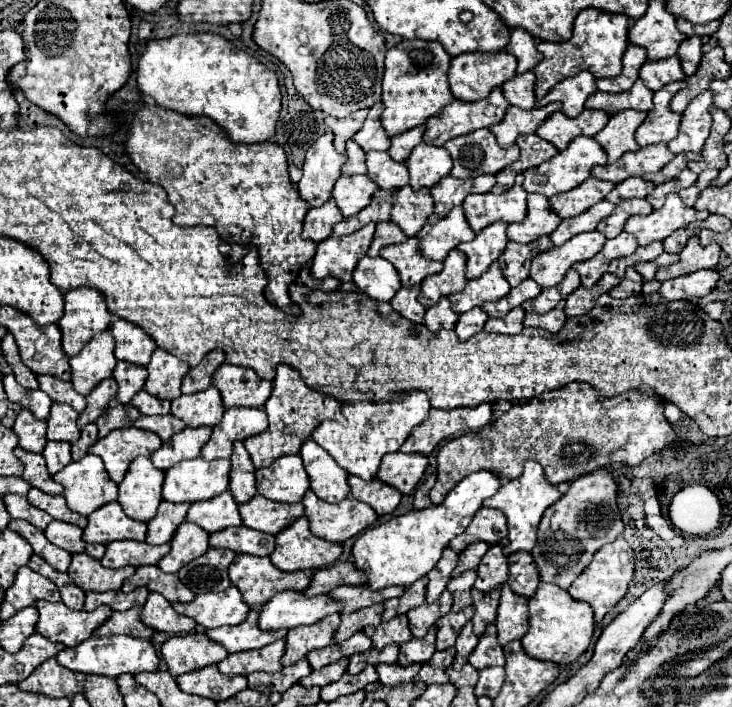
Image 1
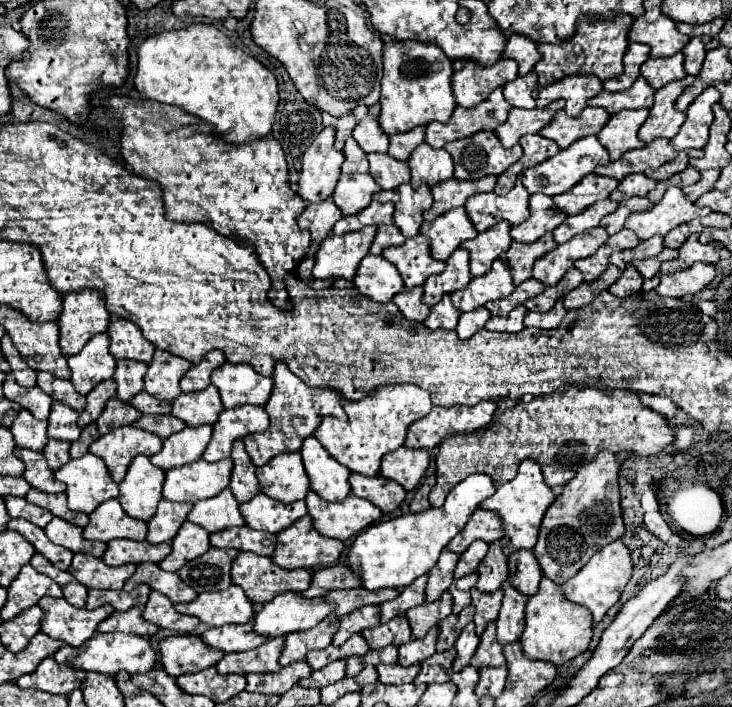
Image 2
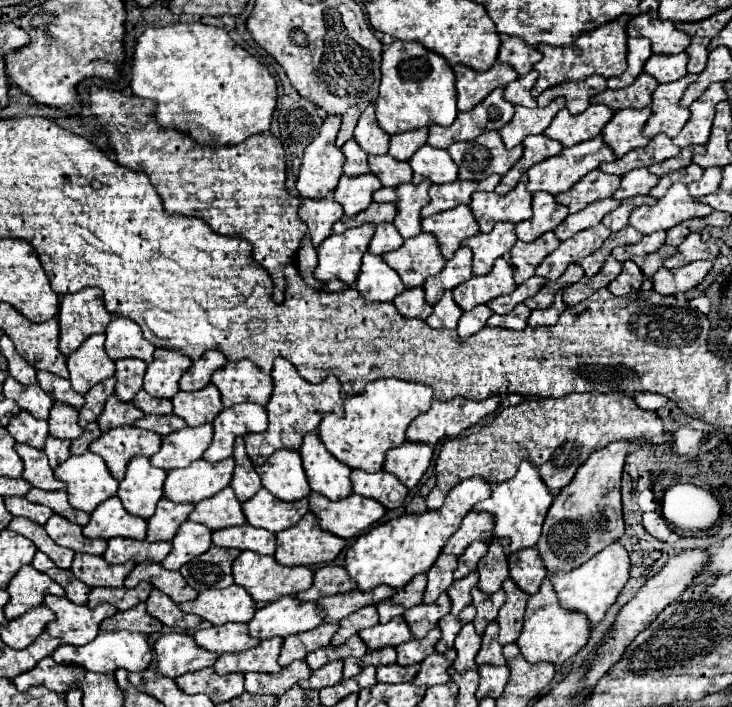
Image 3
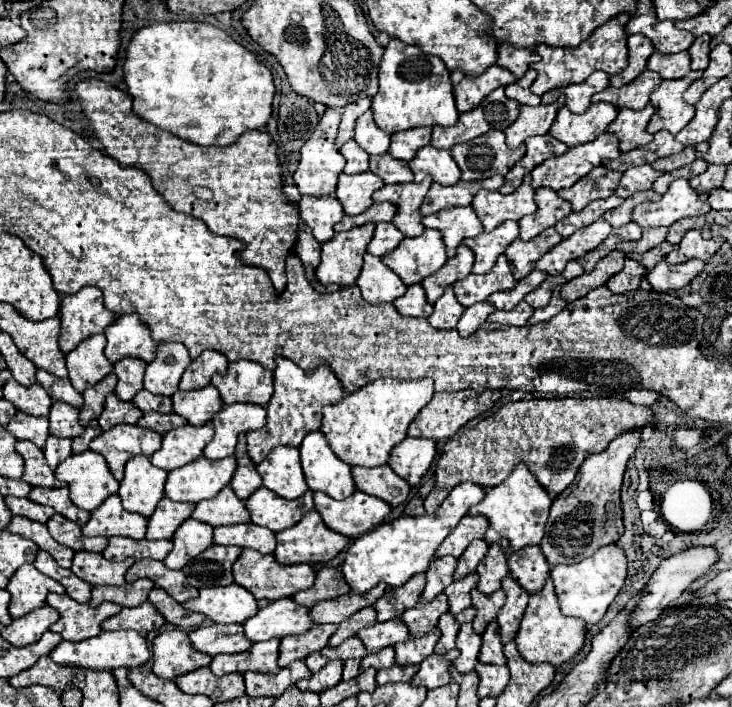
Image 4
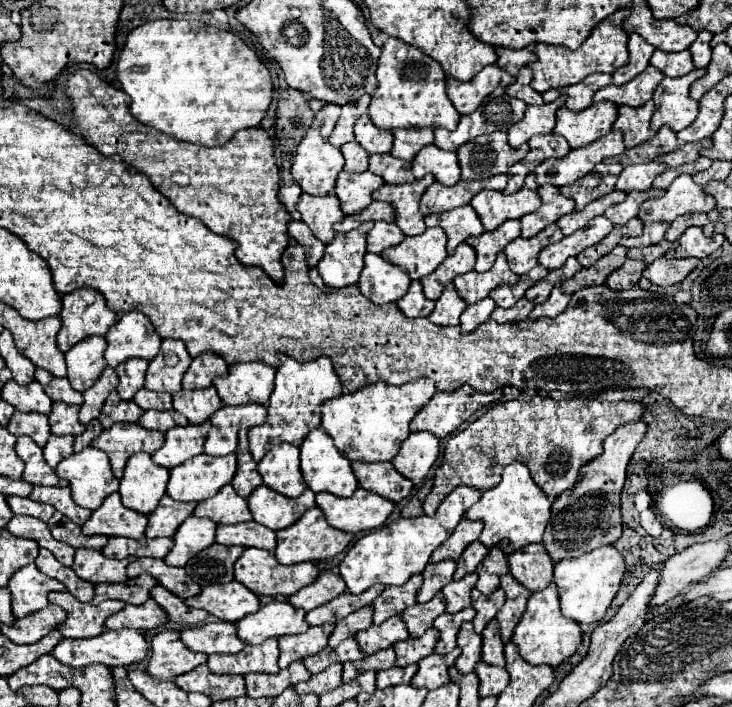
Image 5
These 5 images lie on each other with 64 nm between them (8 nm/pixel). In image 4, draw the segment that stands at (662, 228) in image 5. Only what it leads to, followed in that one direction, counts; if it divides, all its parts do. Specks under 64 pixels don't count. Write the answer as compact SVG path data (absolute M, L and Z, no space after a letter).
M648 228L648 230L644 230L644 234L642 234L642 238L638 242L618 244L616 250L622 250L622 252L630 252L632 250L632 252L642 254L642 252L648 252L648 250L660 246L664 240L666 240L666 228Z

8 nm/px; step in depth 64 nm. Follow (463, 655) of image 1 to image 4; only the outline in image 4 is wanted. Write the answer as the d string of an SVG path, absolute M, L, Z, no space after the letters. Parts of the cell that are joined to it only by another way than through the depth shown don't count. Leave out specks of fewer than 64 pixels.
M462 624L458 638L456 638L456 648L460 650L458 660L454 660L454 668L462 674L472 672L476 662L478 662L478 652L482 646L482 636L478 636L472 628L472 624Z

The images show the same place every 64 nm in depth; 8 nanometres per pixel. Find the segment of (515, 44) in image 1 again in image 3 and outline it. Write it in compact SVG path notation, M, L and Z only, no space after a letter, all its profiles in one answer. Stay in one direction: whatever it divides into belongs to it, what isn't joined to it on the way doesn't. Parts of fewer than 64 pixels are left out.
M504 38L498 54L498 60L514 66L520 76L528 74L540 58L542 56L536 46L526 44L522 38Z

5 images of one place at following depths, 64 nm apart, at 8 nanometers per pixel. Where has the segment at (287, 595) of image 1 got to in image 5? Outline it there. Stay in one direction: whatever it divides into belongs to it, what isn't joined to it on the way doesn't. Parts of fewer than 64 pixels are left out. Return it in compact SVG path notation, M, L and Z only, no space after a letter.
M276 598L238 622L238 636L246 644L260 644L274 636L302 634L308 626L306 612L294 608L286 598Z

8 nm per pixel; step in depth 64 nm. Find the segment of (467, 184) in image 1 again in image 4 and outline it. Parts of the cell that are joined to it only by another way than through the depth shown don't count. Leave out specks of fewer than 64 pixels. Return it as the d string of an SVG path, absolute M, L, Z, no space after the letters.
M492 176L488 180L478 180L478 182L460 180L452 186L440 186L434 182L428 190L428 196L424 198L420 212L422 212L422 216L430 216L430 214L440 212L444 208L470 206L470 202L478 190L482 190L482 188L498 190L502 184L504 184L504 176Z

